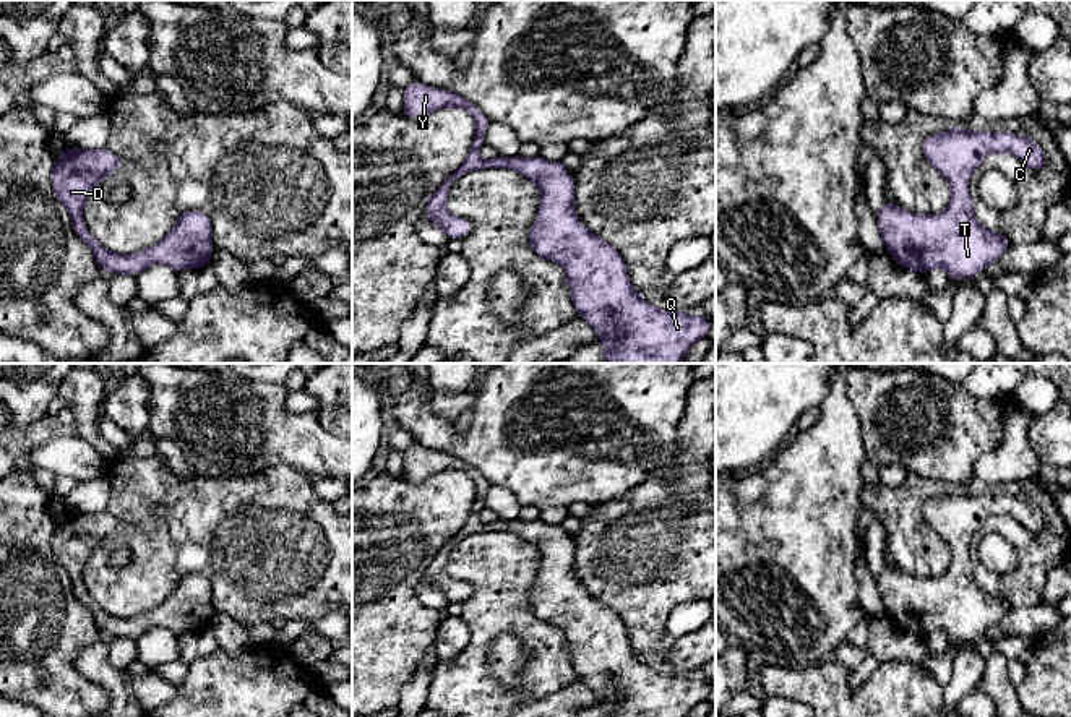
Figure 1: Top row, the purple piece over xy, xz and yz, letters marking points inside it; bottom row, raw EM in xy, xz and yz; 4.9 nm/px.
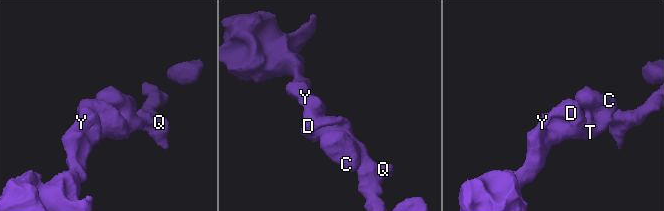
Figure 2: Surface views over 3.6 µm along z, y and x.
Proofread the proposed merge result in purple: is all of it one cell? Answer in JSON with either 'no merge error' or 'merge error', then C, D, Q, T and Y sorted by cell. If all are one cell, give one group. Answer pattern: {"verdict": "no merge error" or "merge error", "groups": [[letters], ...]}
{"verdict": "no merge error", "groups": [["C", "D", "Q", "T", "Y"]]}

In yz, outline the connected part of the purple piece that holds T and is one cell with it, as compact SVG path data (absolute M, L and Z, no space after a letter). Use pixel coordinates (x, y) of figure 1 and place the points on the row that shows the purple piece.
M954 127L928 136L925 159L948 180L953 195L940 214L914 214L884 200L876 217L884 245L896 264L922 274L943 268L949 279L970 279L995 263L1009 240L979 224L969 180L988 154L1013 154L1027 169L1047 164L1045 149L1017 133L969 131Z

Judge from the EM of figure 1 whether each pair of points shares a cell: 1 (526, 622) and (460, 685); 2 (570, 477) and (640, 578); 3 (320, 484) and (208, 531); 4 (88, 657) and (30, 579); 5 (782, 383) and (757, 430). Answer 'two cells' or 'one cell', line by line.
1: one cell
2: two cells
3: two cells
4: two cells
5: one cell

